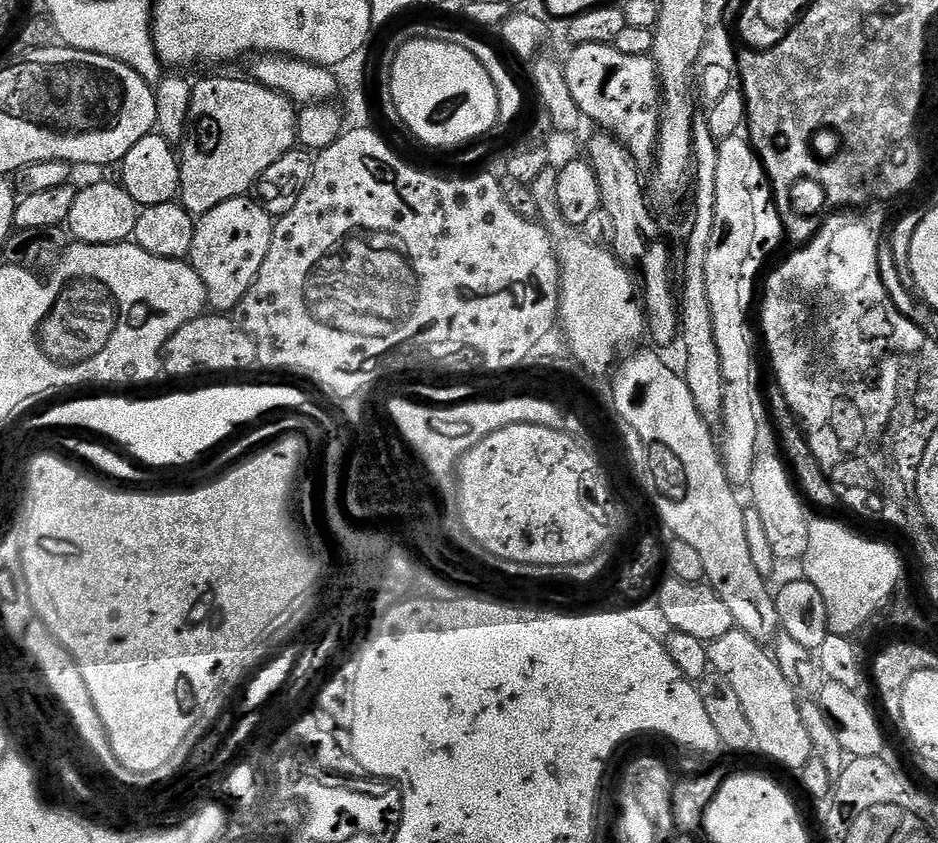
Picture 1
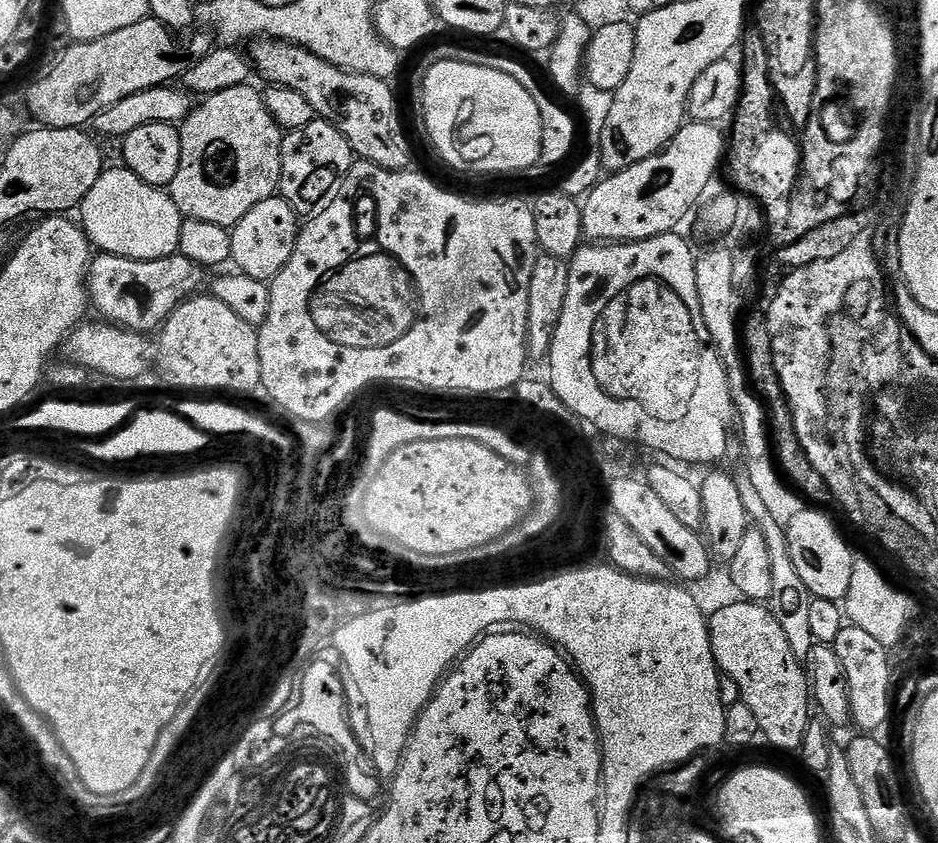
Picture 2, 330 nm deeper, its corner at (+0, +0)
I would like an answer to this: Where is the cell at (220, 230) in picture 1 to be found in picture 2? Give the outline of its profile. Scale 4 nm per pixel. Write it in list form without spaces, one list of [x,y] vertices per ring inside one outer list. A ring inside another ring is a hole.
[[[279,195],[270,197],[266,202],[258,202],[258,206],[254,206],[254,210],[250,210],[250,214],[231,229],[231,263],[237,264],[243,275],[270,282],[282,271],[286,262],[290,262],[300,229],[296,212]]]

